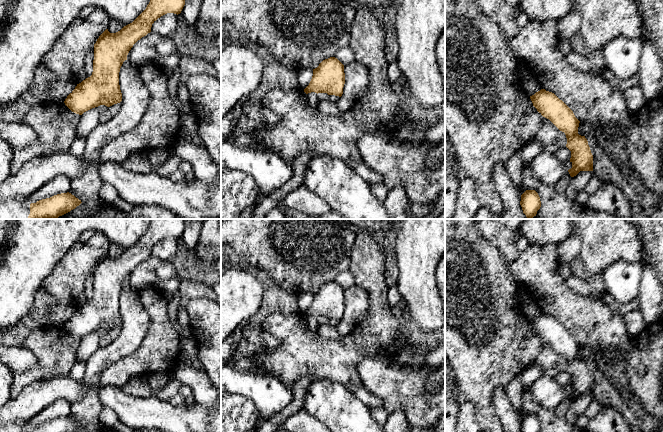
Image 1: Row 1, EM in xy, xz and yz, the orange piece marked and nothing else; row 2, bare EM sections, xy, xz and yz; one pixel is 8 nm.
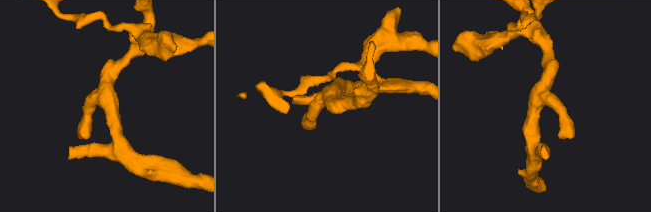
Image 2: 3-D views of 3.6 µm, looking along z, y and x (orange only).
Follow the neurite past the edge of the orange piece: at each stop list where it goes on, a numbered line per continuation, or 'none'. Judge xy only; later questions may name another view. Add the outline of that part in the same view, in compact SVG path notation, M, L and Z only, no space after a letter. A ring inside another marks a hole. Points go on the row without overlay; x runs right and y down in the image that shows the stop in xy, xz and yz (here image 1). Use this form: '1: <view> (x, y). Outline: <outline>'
1: xy (18, 426). Outline: M15 421L0 425L0 432L30 432L27 422Z

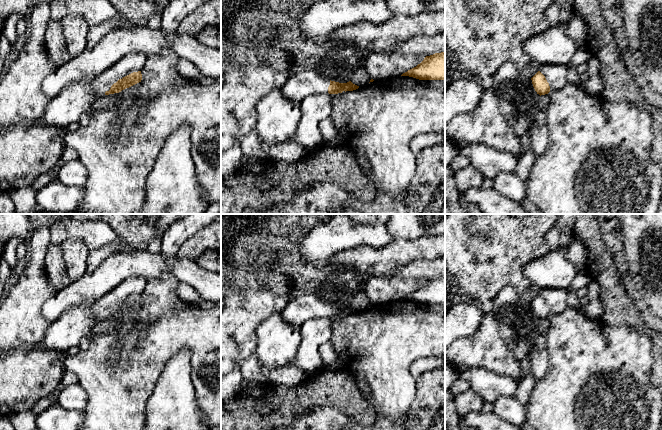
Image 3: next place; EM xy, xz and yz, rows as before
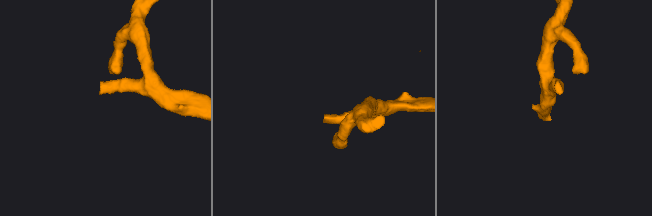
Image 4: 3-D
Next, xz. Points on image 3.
1: xz (305, 307). Outline: M310 293L297 296L288 302L281 314L287 323L301 326L308 320L327 318L329 309L330 303Z

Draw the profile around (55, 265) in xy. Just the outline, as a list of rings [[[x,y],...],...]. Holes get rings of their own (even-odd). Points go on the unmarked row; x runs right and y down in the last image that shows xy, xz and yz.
[[[49,245],[45,256],[45,268],[49,283],[56,291],[71,283],[66,271],[61,245]]]

